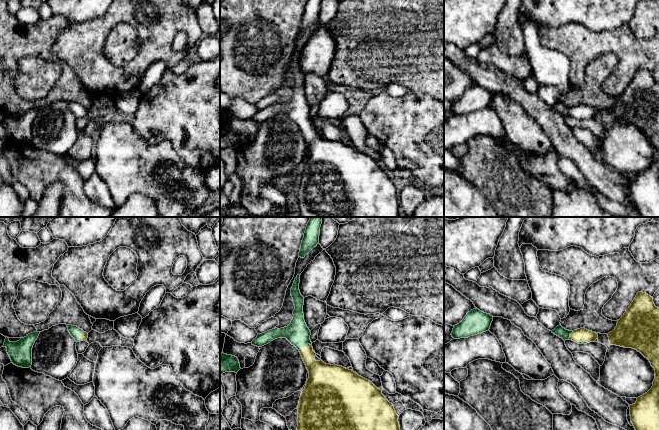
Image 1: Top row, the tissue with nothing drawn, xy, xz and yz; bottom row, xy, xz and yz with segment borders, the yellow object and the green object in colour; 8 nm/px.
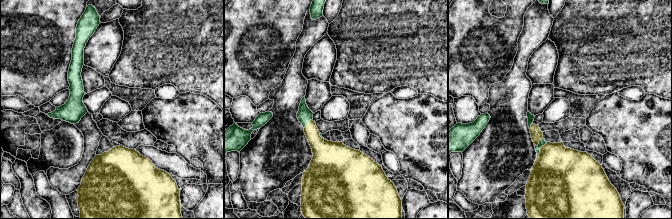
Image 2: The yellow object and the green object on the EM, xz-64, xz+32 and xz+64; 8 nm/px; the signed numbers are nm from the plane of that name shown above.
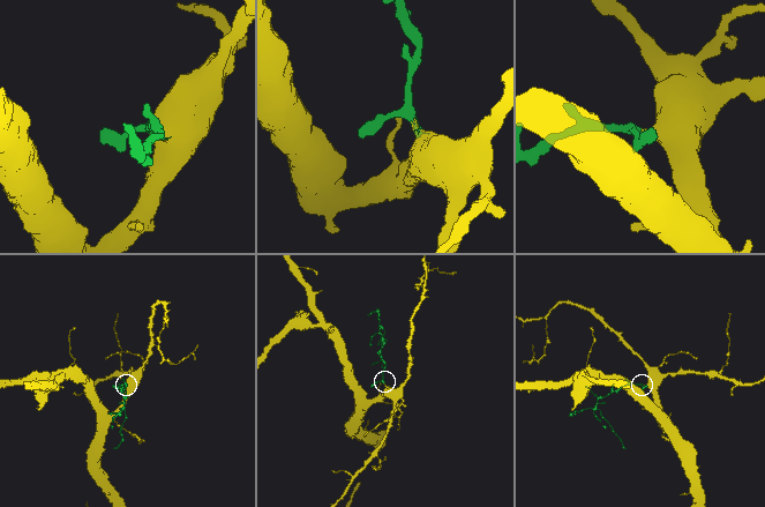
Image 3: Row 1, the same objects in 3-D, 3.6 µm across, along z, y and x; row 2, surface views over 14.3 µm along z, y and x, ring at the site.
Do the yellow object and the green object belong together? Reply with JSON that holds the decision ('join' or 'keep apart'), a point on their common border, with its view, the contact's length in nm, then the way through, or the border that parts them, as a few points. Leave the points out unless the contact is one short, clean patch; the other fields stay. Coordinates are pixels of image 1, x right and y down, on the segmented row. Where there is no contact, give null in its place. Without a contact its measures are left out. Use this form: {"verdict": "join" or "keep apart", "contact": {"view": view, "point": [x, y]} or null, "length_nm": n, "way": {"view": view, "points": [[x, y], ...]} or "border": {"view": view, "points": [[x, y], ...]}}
{"verdict": "join", "contact": {"view": "xz", "point": [305, 347]}, "length_nm": 120, "way": {"view": "xz", "points": [[320, 374], [311, 361], [305, 347], [297, 333]]}}

